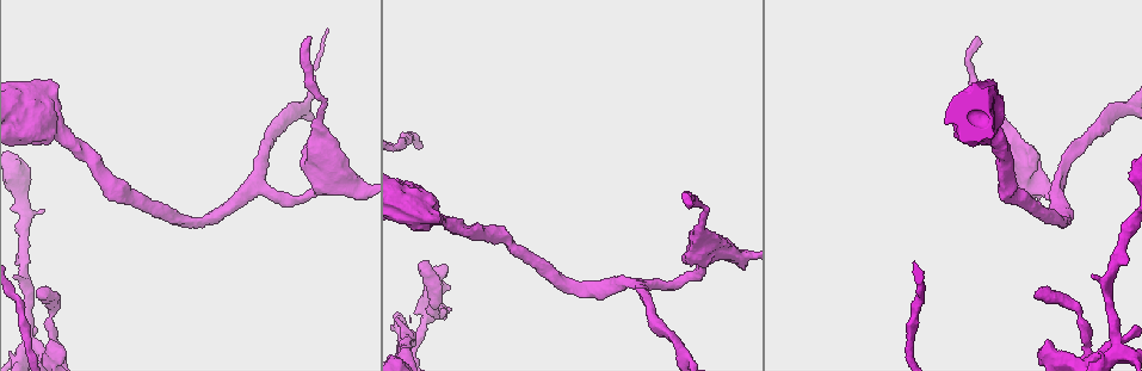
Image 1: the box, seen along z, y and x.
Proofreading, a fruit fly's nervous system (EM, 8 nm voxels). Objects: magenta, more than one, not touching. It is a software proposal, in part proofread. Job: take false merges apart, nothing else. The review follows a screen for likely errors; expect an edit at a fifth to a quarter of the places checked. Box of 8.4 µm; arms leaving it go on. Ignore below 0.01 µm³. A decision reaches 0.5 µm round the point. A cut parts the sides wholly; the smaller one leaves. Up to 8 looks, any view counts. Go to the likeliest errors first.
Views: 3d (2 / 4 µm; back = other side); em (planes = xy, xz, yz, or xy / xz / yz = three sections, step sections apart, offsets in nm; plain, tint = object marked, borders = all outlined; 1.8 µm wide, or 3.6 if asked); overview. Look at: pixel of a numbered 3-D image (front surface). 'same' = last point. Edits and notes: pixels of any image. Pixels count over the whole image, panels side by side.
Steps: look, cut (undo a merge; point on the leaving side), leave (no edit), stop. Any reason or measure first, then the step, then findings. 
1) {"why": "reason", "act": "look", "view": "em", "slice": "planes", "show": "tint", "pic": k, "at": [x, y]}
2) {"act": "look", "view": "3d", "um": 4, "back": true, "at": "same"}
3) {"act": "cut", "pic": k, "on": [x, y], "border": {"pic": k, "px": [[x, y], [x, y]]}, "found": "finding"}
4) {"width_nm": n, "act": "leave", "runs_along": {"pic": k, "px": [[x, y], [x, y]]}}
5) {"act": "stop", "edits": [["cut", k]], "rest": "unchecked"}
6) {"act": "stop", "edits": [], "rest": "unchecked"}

{"act": "look", "view": "3d", "um": 2, "pic": 1, "at": [1114, 339]}

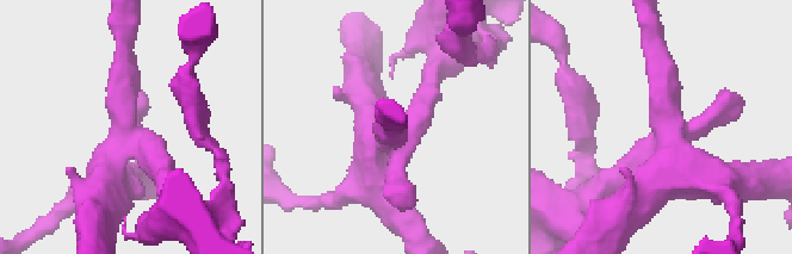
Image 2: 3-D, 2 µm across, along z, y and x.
{"why": "need the tissue", "act": "look", "view": "em", "slice": "planes", "show": "plain", "pic": 2, "at": [128, 135]}

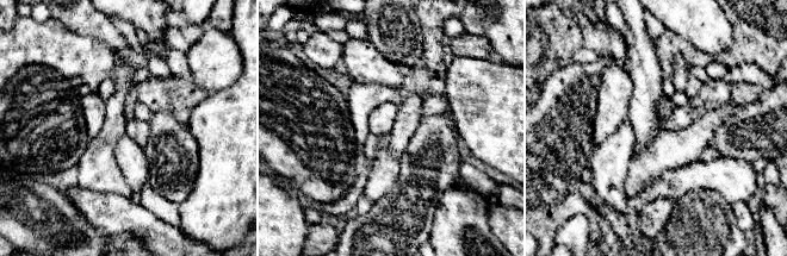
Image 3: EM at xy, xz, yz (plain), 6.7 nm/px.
{"why": "with the object marked", "act": "look", "view": "em", "slice": "planes", "show": "tint", "at": "same"}

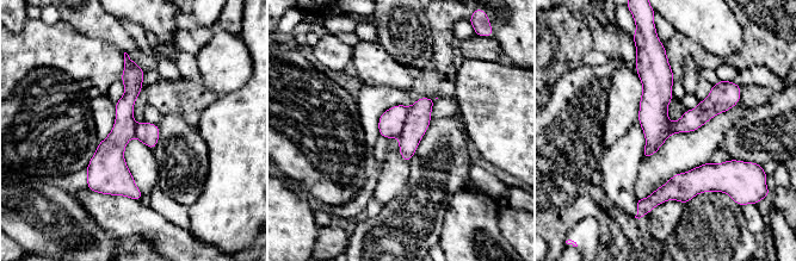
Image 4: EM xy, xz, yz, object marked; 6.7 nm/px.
{"act": "cut", "pic": 4, "on": [418, 119], "part_leaving": {"pic": 4, "px": [[723, 85], [697, 117], [674, 130]]}, "found": "two neurons meet here"}

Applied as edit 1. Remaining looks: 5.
{"why": "see it whole again", "act": "look", "view": "overview"}

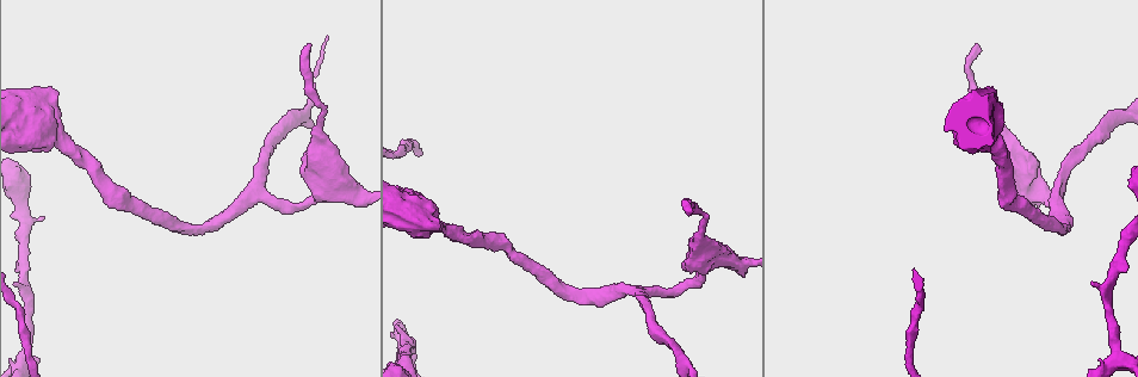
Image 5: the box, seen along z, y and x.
{"why": "sharp bend", "act": "look", "view": "em", "um": 3.6, "slice": "planes", "show": "tint", "pic": 5, "at": [29, 99]}

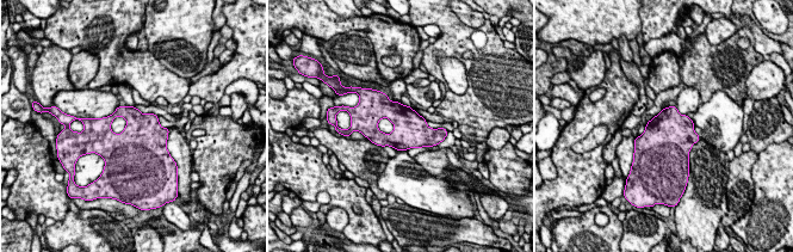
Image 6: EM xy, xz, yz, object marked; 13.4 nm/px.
{"act": "leave", "found": "continuous, no second neuron"}

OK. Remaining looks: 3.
{"why": "sharp bend", "act": "look", "view": "em", "slice": "planes", "show": "tint", "pic": 5, "at": [1028, 184]}

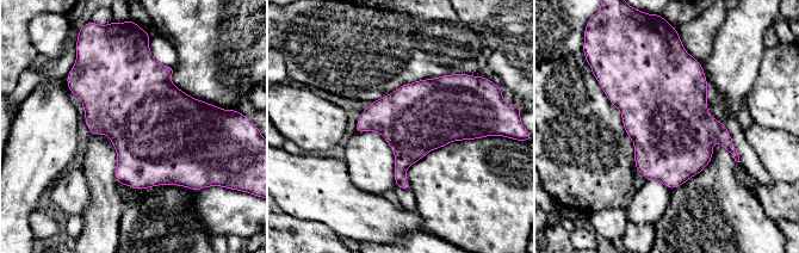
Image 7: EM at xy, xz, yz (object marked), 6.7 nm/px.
{"act": "leave", "found": "all the same neuron"}

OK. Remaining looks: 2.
{"act": "stop", "edits": [["cut", 4]], "rest": "unchecked"}

